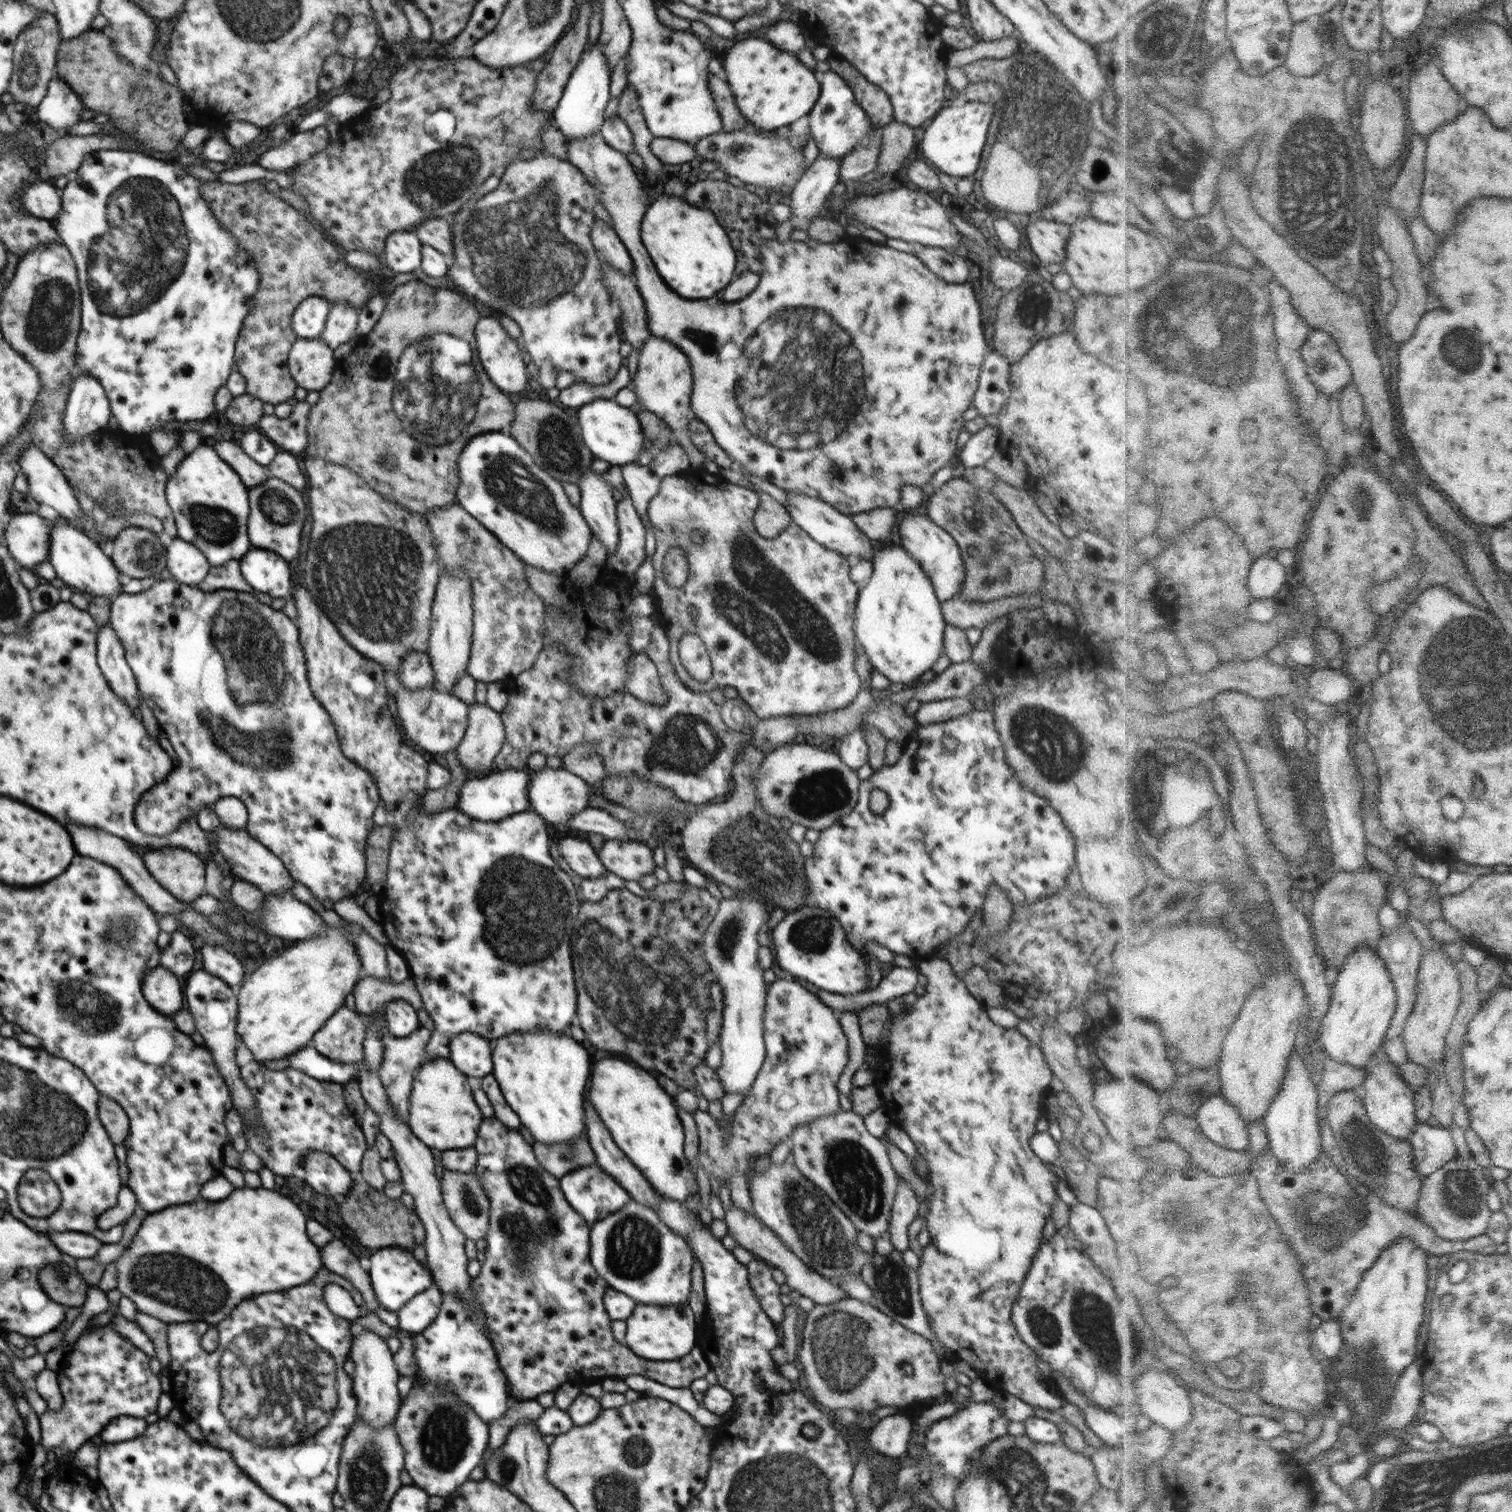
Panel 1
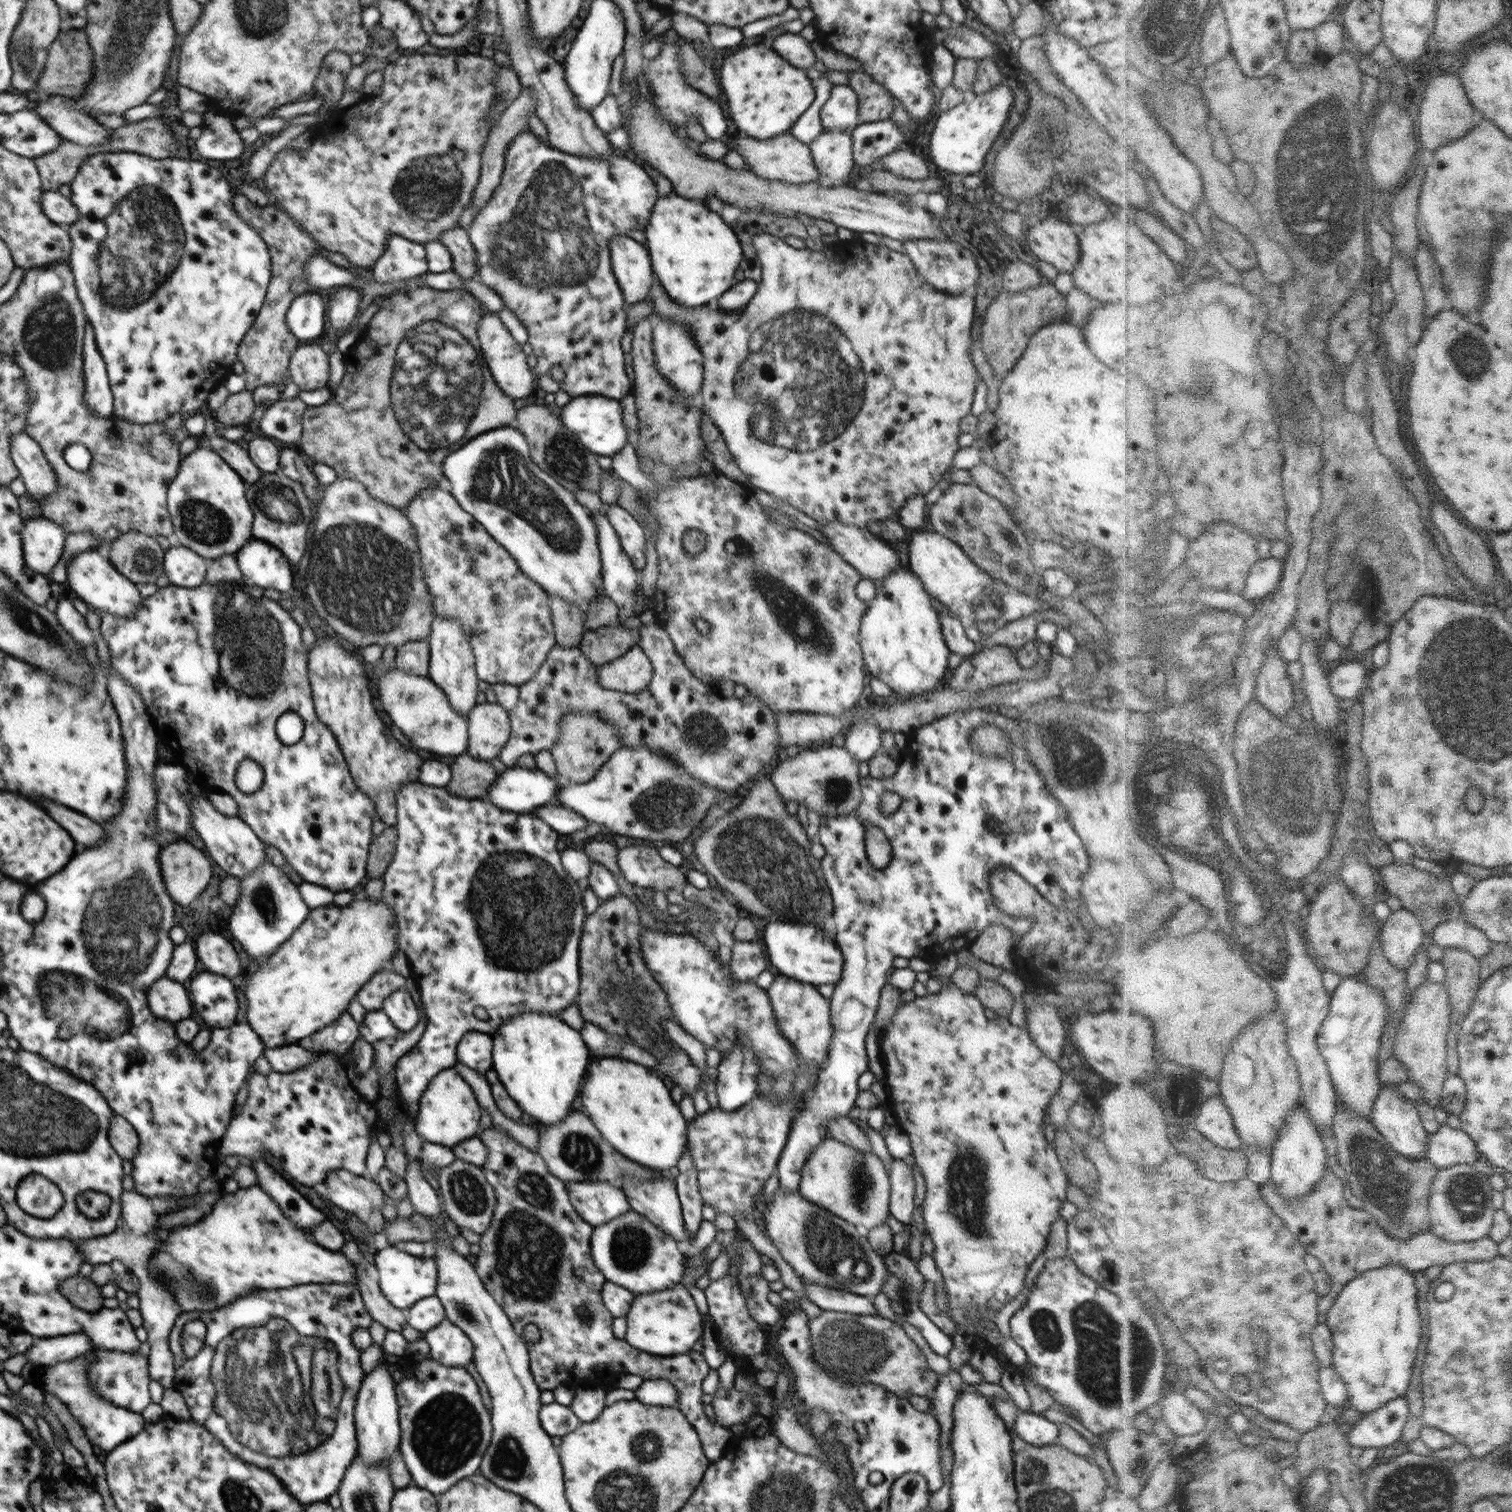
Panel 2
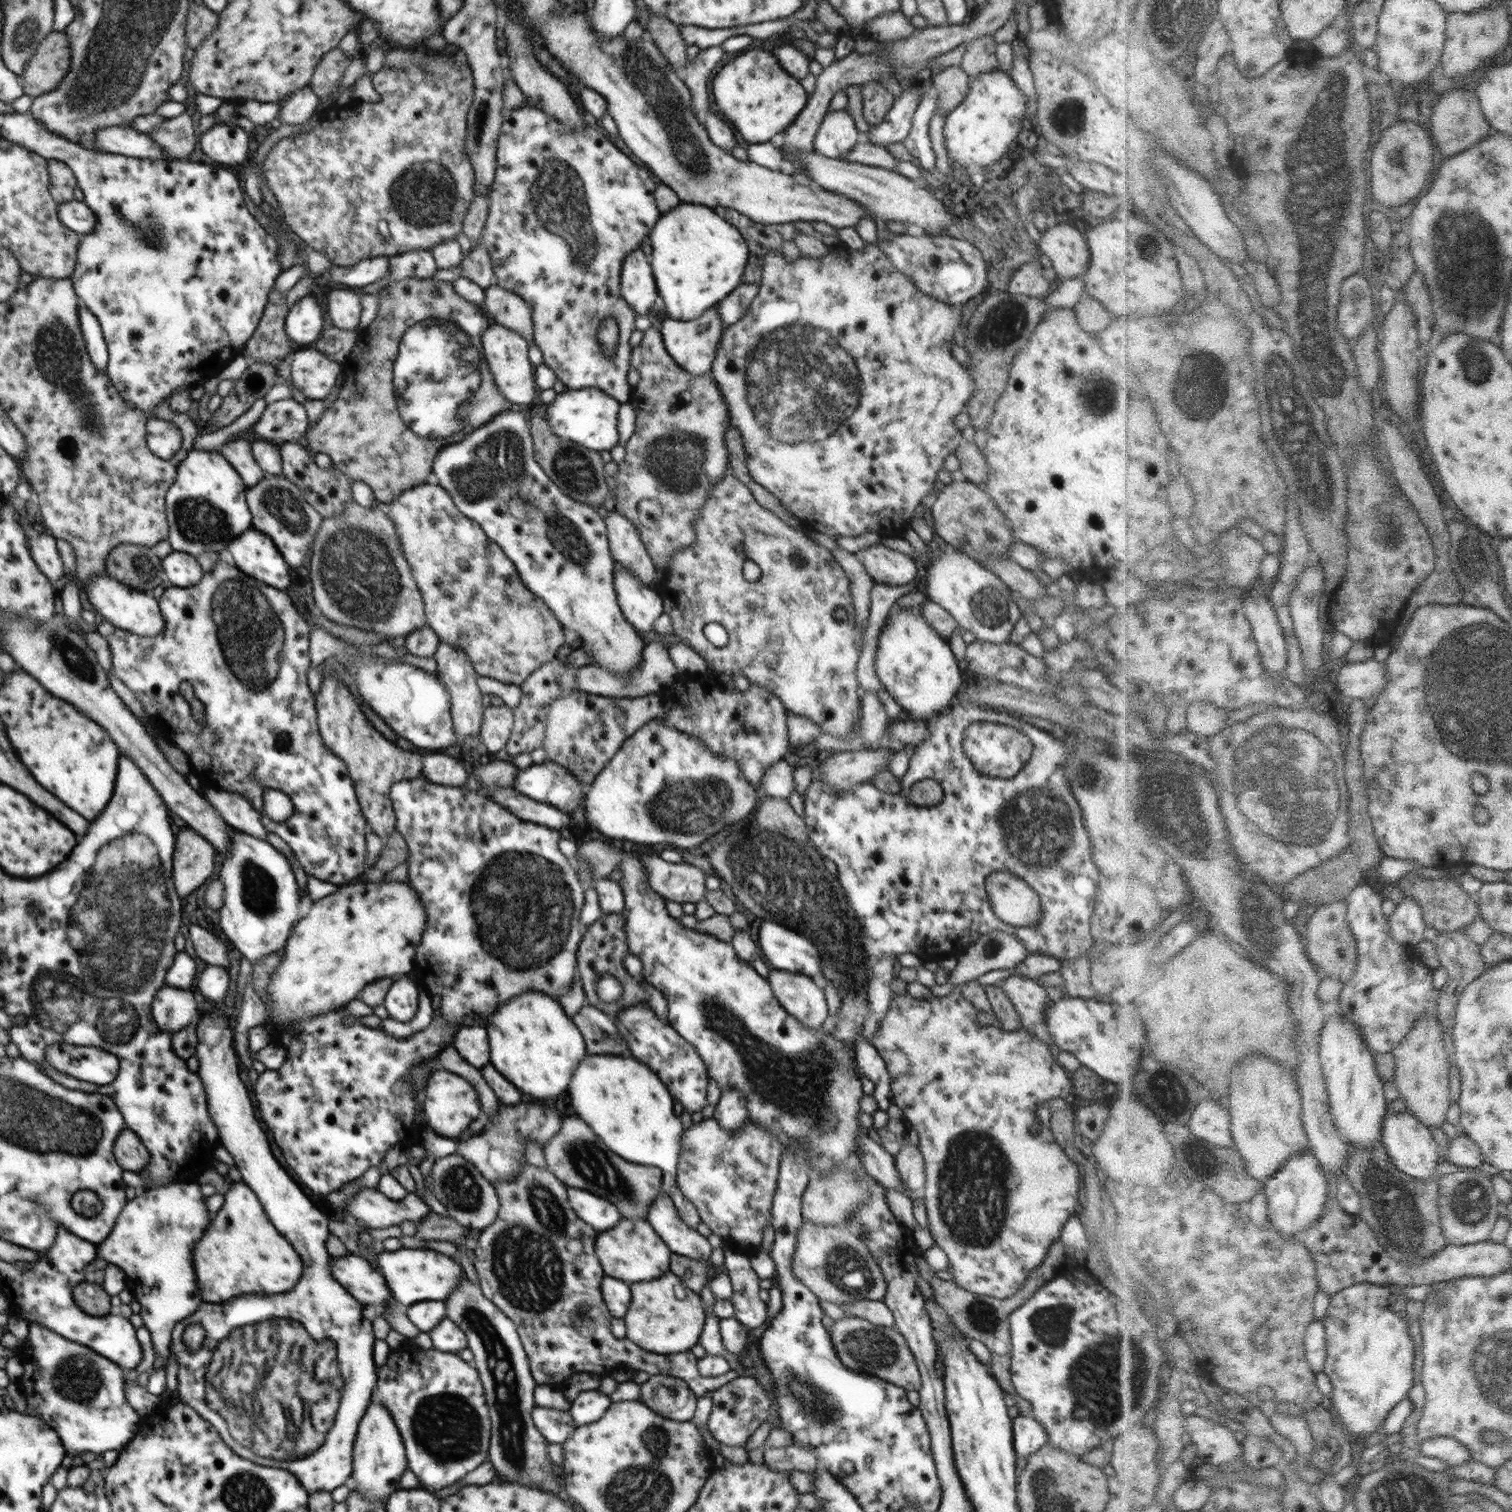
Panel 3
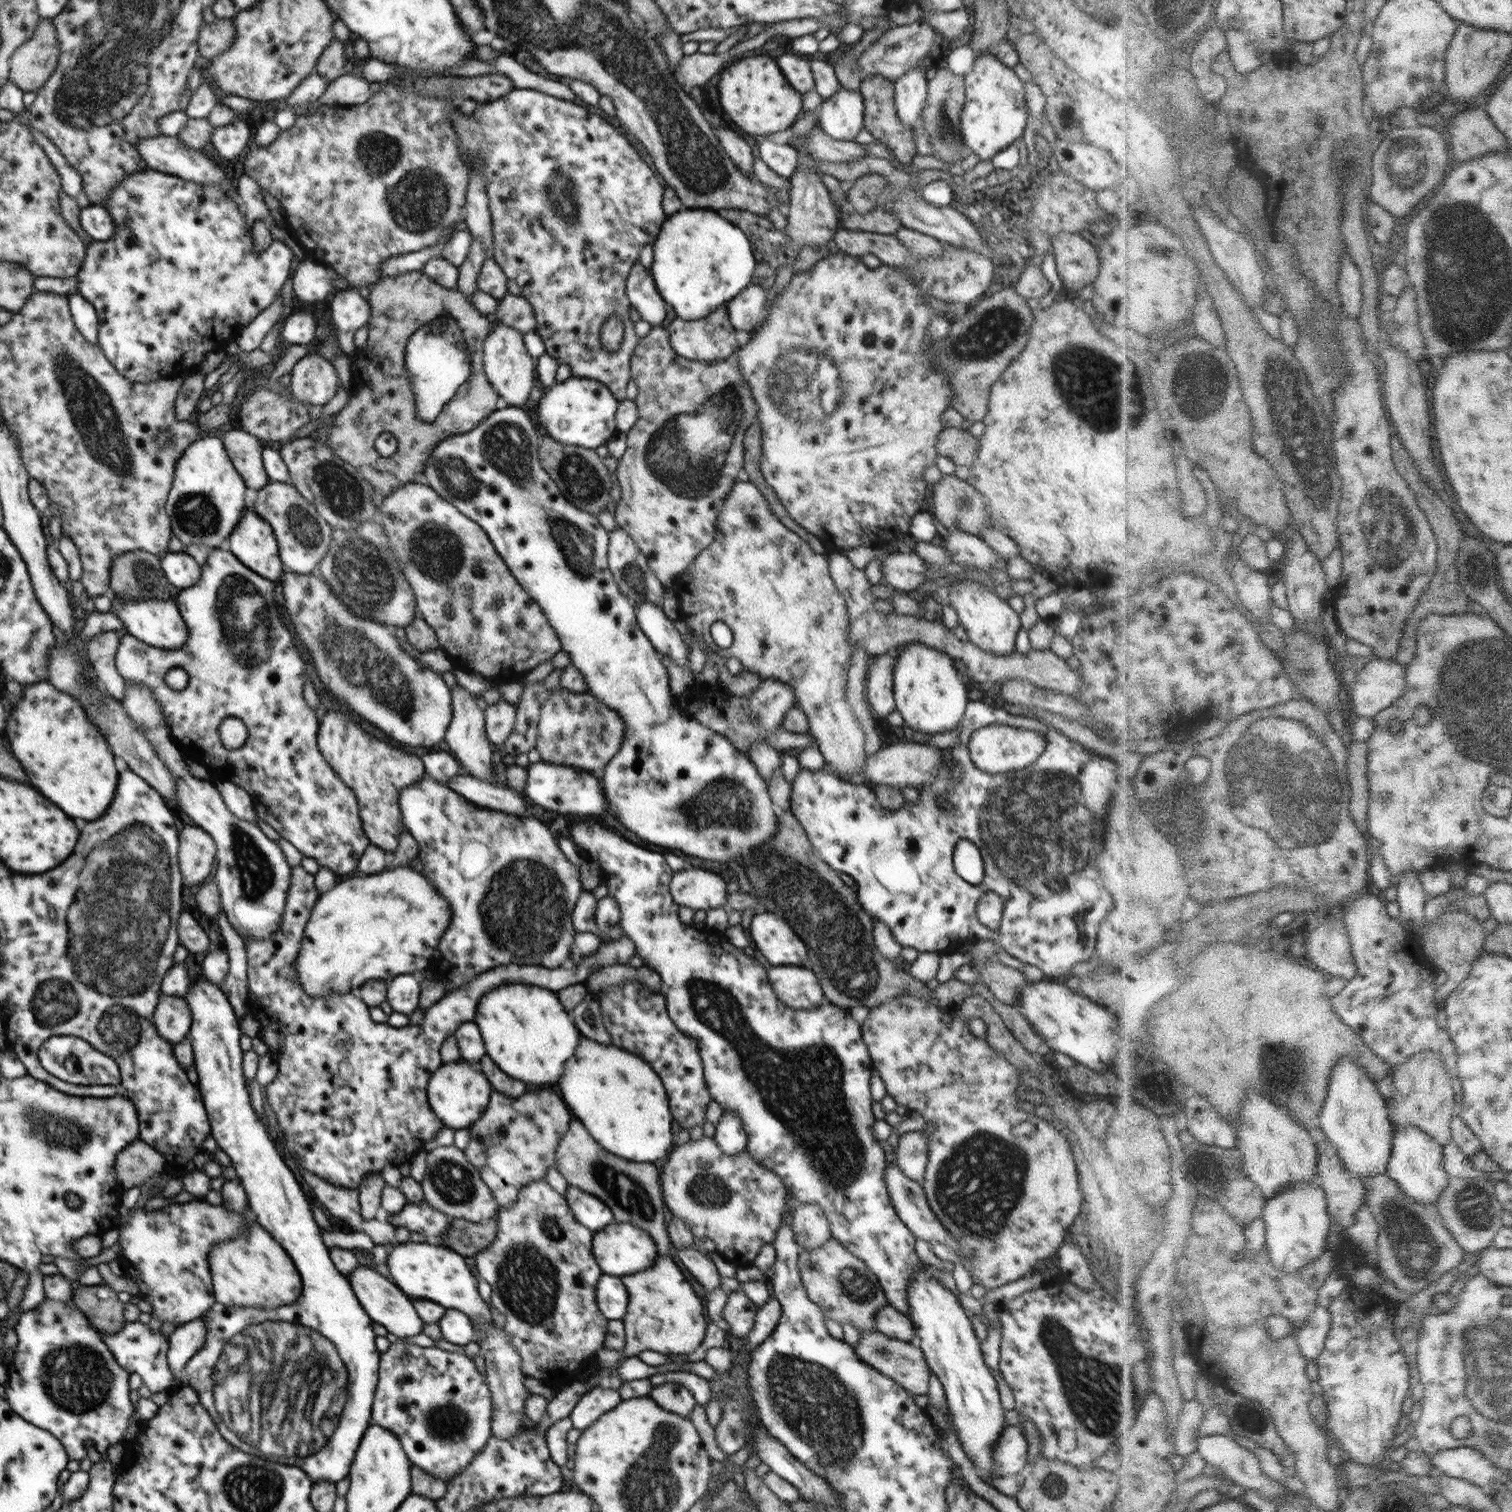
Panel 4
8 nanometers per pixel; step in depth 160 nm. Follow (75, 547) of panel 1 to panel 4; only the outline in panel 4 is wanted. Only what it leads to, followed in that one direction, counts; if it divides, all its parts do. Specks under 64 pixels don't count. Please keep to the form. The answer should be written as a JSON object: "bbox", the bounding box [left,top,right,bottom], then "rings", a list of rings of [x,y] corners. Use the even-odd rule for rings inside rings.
{"bbox":[117,600,189,648],"rings":[[[121,600],[117,617],[124,623],[124,631],[134,639],[155,646],[156,648],[180,648],[188,639],[189,632],[184,617],[174,600]]]}

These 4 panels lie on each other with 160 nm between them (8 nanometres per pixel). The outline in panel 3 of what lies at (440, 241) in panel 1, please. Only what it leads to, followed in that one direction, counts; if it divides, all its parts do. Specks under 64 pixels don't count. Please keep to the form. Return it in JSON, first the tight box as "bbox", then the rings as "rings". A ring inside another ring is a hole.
{"bbox":[461,244,495,289],"rings":[[[474,244],[470,253],[463,256],[461,276],[486,289],[495,282],[492,259],[484,244]]]}

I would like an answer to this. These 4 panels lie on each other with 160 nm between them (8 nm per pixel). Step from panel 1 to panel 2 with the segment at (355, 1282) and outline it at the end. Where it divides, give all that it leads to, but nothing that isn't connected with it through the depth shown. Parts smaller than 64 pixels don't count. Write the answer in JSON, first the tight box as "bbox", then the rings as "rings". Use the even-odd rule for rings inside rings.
{"bbox":[339,1241,406,1332],"rings":[[[348,1241],[339,1251],[356,1266],[356,1288],[370,1317],[380,1322],[388,1331],[401,1332],[406,1326],[405,1311],[395,1308],[382,1294],[379,1283],[366,1270],[366,1262],[355,1242]]]}

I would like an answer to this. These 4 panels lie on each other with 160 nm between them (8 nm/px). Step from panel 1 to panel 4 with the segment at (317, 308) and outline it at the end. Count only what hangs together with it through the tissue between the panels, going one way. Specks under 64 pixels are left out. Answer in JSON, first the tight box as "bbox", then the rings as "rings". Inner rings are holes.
{"bbox":[281,308,318,345],"rings":[[[302,308],[285,320],[281,340],[283,345],[307,345],[315,338],[318,318]]]}

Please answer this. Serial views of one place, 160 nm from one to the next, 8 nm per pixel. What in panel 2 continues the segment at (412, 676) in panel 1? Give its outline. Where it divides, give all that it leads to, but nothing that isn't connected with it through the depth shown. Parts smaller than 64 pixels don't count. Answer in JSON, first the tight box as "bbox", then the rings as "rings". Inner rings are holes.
{"bbox":[396,639,429,677],"rings":[[[427,639],[404,643],[397,648],[396,668],[408,674],[426,677],[429,674],[429,656]]]}

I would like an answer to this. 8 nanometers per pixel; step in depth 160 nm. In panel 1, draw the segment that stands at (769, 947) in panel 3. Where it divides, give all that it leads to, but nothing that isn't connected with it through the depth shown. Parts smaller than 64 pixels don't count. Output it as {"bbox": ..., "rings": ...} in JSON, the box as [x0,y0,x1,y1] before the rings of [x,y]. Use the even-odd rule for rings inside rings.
{"bbox":[772,905,869,994],"rings":[[[806,905],[786,913],[782,922],[772,924],[772,950],[776,964],[792,976],[810,983],[812,989],[820,988],[838,994],[854,994],[869,988],[867,957],[850,944],[837,918],[818,906]]]}

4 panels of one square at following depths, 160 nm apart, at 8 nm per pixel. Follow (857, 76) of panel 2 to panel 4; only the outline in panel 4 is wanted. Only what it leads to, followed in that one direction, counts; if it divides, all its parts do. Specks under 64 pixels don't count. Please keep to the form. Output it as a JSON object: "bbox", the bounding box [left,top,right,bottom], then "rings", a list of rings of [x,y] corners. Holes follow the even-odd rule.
{"bbox":[859,74,917,166],"rings":[[[875,74],[861,79],[859,90],[865,106],[863,126],[874,138],[888,146],[893,155],[907,166],[917,153],[915,132],[913,127],[904,126],[896,114],[894,83],[885,76]]]}

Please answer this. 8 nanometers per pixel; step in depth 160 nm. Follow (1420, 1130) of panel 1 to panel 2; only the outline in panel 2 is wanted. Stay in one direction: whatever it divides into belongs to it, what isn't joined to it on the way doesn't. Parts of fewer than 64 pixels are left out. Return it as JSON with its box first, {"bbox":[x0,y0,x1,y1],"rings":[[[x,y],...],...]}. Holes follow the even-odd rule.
{"bbox":[1427,1123,1480,1169],"rings":[[[1446,1123],[1431,1135],[1431,1149],[1427,1158],[1432,1159],[1441,1169],[1473,1163],[1480,1159],[1479,1146],[1469,1132]]]}

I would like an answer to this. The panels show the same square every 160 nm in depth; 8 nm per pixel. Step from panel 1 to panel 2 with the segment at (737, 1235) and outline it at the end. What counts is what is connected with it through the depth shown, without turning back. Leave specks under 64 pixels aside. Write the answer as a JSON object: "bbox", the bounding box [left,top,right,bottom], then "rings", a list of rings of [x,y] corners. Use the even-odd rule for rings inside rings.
{"bbox":[804,1283,877,1315],"rings":[[[804,1283],[806,1296],[822,1311],[835,1311],[856,1315],[877,1315],[872,1299],[858,1294],[836,1290],[816,1283]]]}

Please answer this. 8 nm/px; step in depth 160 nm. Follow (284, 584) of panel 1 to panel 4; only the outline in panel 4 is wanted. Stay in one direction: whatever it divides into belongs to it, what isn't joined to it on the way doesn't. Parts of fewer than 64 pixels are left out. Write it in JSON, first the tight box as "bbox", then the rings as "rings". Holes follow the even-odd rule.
{"bbox":[230,508,286,583],"rings":[[[246,508],[240,522],[237,522],[230,536],[230,551],[244,566],[274,583],[280,580],[281,574],[286,570],[279,557],[273,528],[252,508]]]}

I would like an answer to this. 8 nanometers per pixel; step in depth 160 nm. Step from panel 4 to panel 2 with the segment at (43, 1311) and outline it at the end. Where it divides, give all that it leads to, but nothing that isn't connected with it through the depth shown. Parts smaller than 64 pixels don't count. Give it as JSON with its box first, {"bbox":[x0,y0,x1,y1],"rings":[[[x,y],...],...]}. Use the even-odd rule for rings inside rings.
{"bbox":[32,1351,147,1452],"rings":[[[89,1351],[72,1360],[57,1362],[54,1366],[37,1366],[34,1374],[32,1374],[32,1380],[41,1389],[43,1386],[58,1400],[62,1400],[62,1403],[68,1407],[70,1415],[82,1426],[85,1435],[93,1445],[98,1445],[105,1452],[110,1452],[119,1444],[142,1432],[147,1421],[141,1414],[120,1408],[120,1406],[112,1406],[110,1400],[99,1395],[93,1389],[87,1377],[87,1368],[94,1361],[95,1353],[94,1351]]]}

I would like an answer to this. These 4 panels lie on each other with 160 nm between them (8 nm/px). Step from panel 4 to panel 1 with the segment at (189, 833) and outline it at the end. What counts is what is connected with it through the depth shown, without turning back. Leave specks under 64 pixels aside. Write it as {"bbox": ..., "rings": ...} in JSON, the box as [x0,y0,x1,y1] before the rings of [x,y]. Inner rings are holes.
{"bbox":[142,848,207,903],"rings":[[[180,848],[152,850],[144,854],[142,862],[144,862],[146,870],[158,881],[158,884],[178,900],[191,903],[199,896],[207,894],[204,879],[206,862],[192,852]]]}

